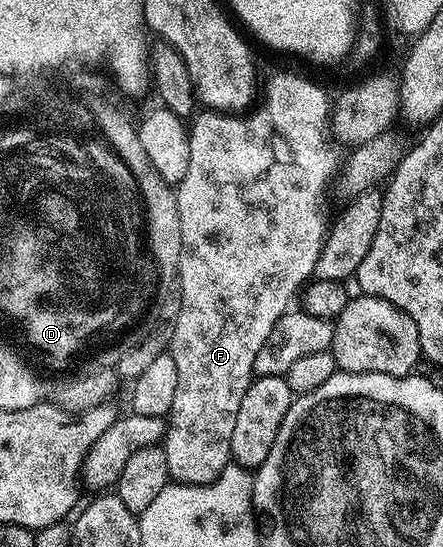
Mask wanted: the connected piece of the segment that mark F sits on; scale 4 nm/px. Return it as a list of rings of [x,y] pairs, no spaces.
[[[274,74],[270,83],[265,83],[264,97],[260,105],[245,116],[235,116],[230,112],[202,112],[193,119],[190,131],[190,152],[188,154],[188,172],[184,172],[184,180],[177,183],[178,215],[180,216],[180,236],[182,252],[178,255],[176,279],[182,289],[180,293],[180,312],[174,321],[174,331],[170,341],[169,354],[176,360],[176,396],[172,400],[172,408],[168,415],[164,435],[164,449],[168,456],[168,472],[175,483],[191,488],[205,488],[209,482],[216,480],[226,466],[231,465],[230,445],[232,444],[232,428],[236,428],[236,412],[240,412],[240,400],[244,400],[244,392],[248,392],[254,373],[254,361],[260,348],[272,336],[276,329],[276,320],[291,309],[290,297],[297,295],[305,283],[311,281],[316,260],[320,257],[327,233],[327,221],[322,220],[322,196],[326,185],[331,185],[340,166],[340,158],[330,151],[326,143],[328,119],[332,114],[332,102],[326,94],[310,78],[301,78],[298,74]]]

